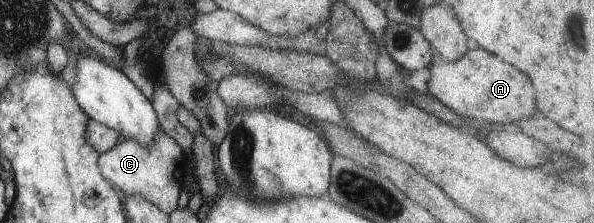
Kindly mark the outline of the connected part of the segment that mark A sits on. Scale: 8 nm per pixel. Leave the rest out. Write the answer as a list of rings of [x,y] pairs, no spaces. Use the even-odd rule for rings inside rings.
[[[468,49],[458,61],[443,61],[435,56],[430,65],[428,93],[460,116],[472,117],[507,128],[508,123],[532,117],[536,113],[536,89],[532,81],[516,67],[504,63],[484,49]]]

